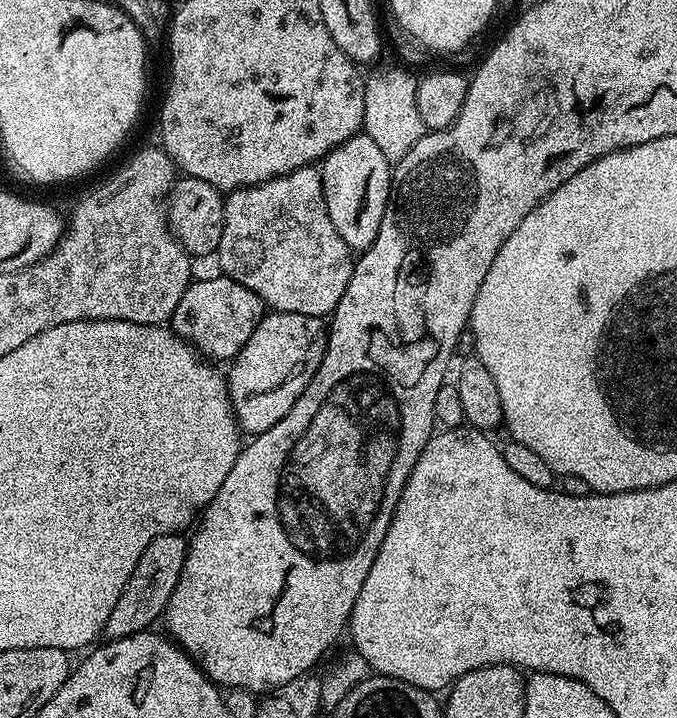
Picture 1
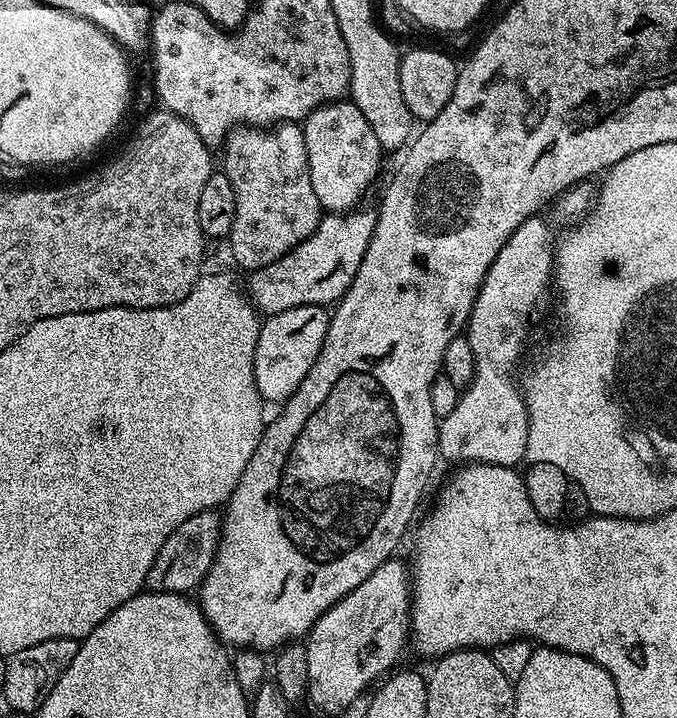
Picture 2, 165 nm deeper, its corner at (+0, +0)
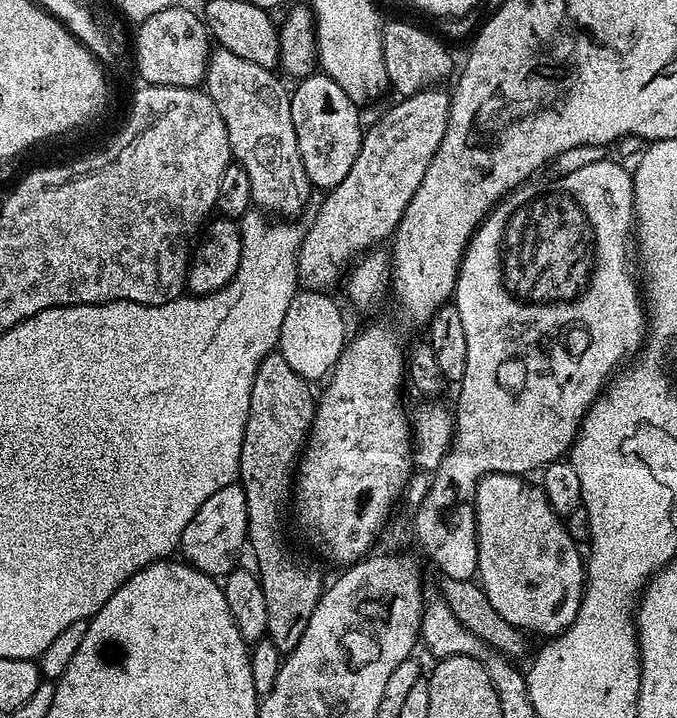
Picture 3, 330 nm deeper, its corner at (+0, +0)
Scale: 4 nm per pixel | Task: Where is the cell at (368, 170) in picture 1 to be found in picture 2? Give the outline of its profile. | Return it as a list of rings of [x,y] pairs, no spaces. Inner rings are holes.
[[[347,99],[338,100],[330,104],[323,104],[313,110],[302,122],[306,154],[310,166],[310,186],[314,186],[314,194],[318,198],[321,209],[328,214],[350,212],[368,192],[368,187],[376,180],[380,172],[380,155],[382,149],[378,138],[374,138],[374,130],[370,130],[370,122],[366,122],[362,110]]]

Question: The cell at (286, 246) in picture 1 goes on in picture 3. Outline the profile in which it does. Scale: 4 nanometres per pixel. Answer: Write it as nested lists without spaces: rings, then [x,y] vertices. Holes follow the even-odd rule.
[[[216,46],[208,57],[203,87],[214,106],[218,106],[222,122],[226,122],[233,161],[243,166],[250,177],[253,205],[276,218],[296,218],[308,200],[310,185],[290,118],[292,97],[289,89],[284,89],[285,81],[276,74],[273,69],[254,66],[254,62],[246,62],[246,58]]]

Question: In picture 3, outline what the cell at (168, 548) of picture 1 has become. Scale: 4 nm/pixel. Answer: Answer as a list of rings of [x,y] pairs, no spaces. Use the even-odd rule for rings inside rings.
[[[239,482],[222,486],[198,506],[198,514],[190,518],[190,526],[180,539],[179,555],[192,567],[207,576],[223,578],[237,567],[240,551],[248,544],[248,515],[246,514],[246,494]]]

